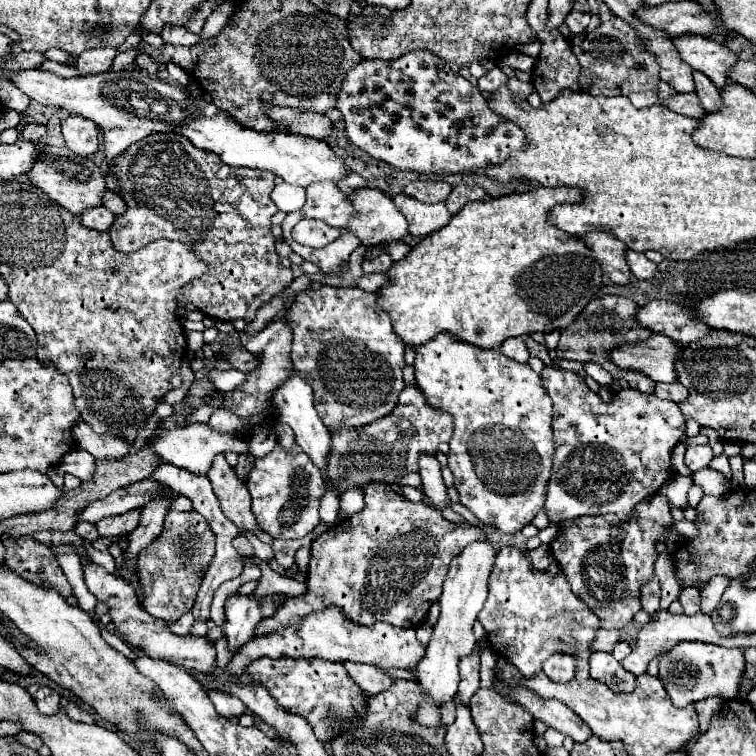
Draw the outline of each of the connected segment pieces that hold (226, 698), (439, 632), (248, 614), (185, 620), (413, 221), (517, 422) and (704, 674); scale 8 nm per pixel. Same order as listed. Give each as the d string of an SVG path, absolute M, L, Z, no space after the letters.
M208 691L208 697L212 699L216 711L222 717L240 717L240 715L246 713L246 705L232 695L226 695L226 693L220 693L220 691Z
M478 541L478 543L470 543L450 563L450 571L444 579L444 591L438 601L442 611L440 611L438 623L434 625L434 635L430 639L430 645L426 647L424 659L420 659L420 663L418 663L418 681L424 687L424 691L428 693L428 699L424 699L420 703L420 709L416 715L416 721L422 725L428 725L428 727L440 725L440 715L438 715L440 703L454 699L454 695L458 691L458 681L460 681L458 659L468 655L476 645L476 639L472 635L472 625L486 603L488 579L490 579L494 561L496 561L496 549L492 547L492 543Z
M232 593L226 599L226 625L224 625L228 647L238 649L246 641L250 641L254 637L256 627L262 621L264 621L262 599L254 599L252 595Z
M190 611L184 613L170 629L172 629L176 635L186 635L186 633L190 633L190 631L192 631L192 613L190 613Z
M404 193L396 195L394 205L404 213L404 217L408 219L408 231L414 237L426 237L438 229L442 229L448 221L450 221L450 213L446 209L444 201L438 203L420 203Z
M440 333L436 335L432 341L418 345L416 347L416 361L414 361L414 369L416 369L416 385L418 389L424 393L426 401L432 407L438 407L446 413L450 413L454 417L454 435L450 439L450 453L448 453L448 467L454 475L454 487L460 493L460 503L466 505L484 525L492 525L504 533L518 533L522 531L524 525L528 525L536 513L544 507L544 499L546 499L546 485L552 473L552 451L554 451L554 441L552 441L552 399L548 399L548 393L544 391L544 385L540 383L540 375L532 371L532 367L528 363L518 363L514 359L508 359L502 351L498 349L480 349L476 345L464 343L460 339L456 339L452 333Z
M678 643L672 651L668 651L660 659L660 675L658 679L666 687L672 703L676 707L686 707L692 701L708 699L708 697L722 697L734 699L738 693L740 677L744 673L744 655L742 649L726 649L720 645L710 643Z

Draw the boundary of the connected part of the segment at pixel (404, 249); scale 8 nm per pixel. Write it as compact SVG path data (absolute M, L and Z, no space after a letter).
M396 241L396 243L388 243L388 247L386 249L390 249L390 251L386 251L394 261L402 261L408 253L410 253L410 245L404 245L402 241Z

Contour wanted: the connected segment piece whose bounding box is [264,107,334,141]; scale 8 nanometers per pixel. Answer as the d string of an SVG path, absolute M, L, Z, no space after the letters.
M266 107L264 111L266 115L270 115L270 119L288 125L298 135L320 139L320 141L328 139L334 127L326 115L312 113L312 111L296 111L296 109L282 109L282 107Z

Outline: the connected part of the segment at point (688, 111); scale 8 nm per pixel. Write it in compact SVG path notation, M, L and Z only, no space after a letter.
M678 93L672 99L668 99L664 105L670 111L676 111L686 117L694 117L694 119L702 119L706 115L706 111L700 107L700 99L696 93Z

